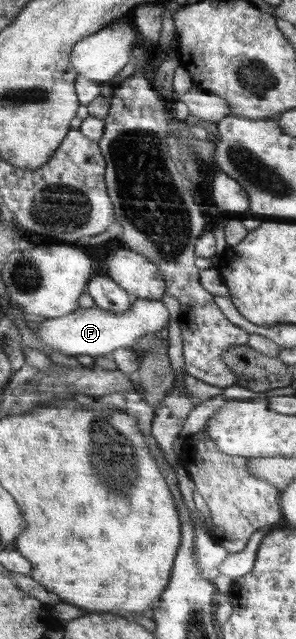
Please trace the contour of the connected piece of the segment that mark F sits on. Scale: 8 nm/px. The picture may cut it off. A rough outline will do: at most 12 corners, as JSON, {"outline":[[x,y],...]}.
{"outline":[[161,300],[126,312],[96,306],[33,331],[66,356],[108,357],[168,326]]}

